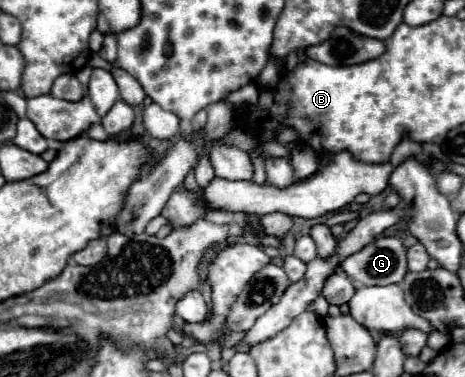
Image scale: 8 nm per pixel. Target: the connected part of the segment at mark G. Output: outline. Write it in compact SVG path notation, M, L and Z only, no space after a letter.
M378 237L342 263L344 273L360 285L400 283L408 271L406 247L396 237Z

